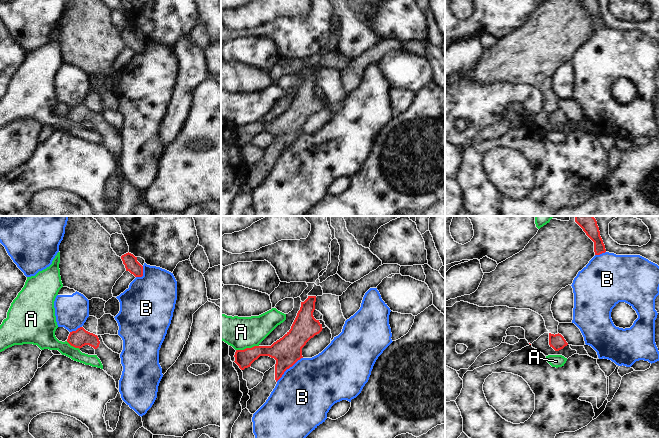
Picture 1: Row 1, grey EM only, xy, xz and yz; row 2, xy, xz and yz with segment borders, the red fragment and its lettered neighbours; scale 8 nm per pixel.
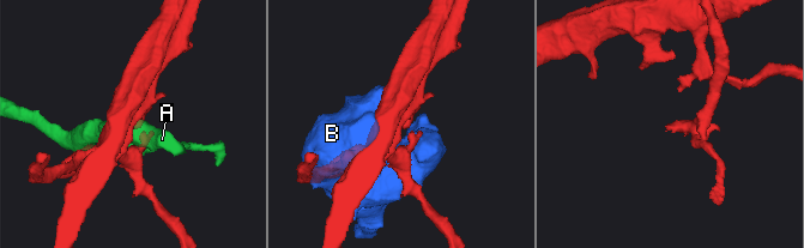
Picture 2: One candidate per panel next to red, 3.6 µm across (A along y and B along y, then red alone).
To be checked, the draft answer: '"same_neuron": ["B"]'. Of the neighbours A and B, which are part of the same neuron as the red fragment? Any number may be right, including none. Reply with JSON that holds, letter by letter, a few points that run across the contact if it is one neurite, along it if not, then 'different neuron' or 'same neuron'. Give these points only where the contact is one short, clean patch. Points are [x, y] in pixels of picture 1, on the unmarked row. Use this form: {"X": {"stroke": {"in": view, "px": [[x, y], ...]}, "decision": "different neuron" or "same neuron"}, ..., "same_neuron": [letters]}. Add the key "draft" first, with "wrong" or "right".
{"draft": "wrong", "A": {"decision": "different neuron"}, "B": {"decision": "different neuron"}, "same_neuron": []}

